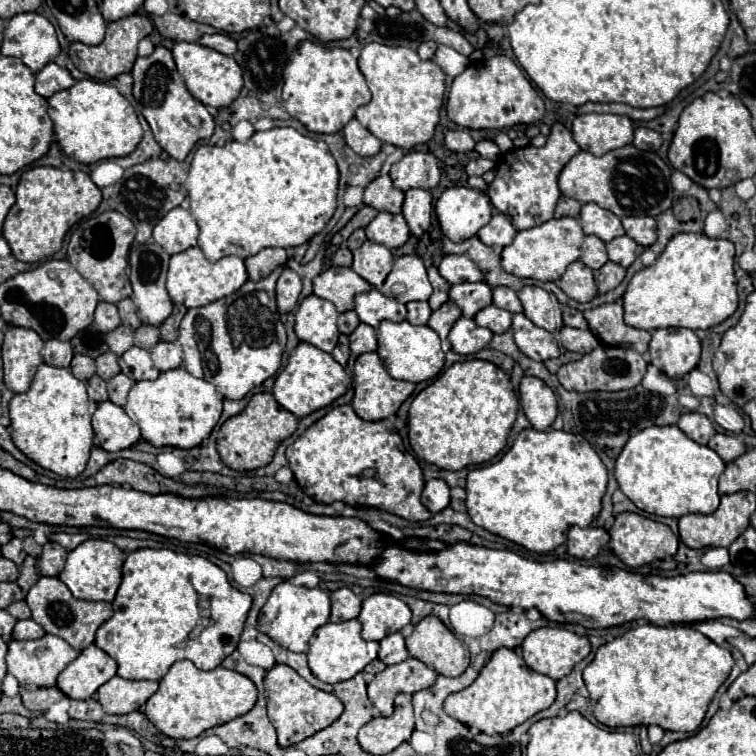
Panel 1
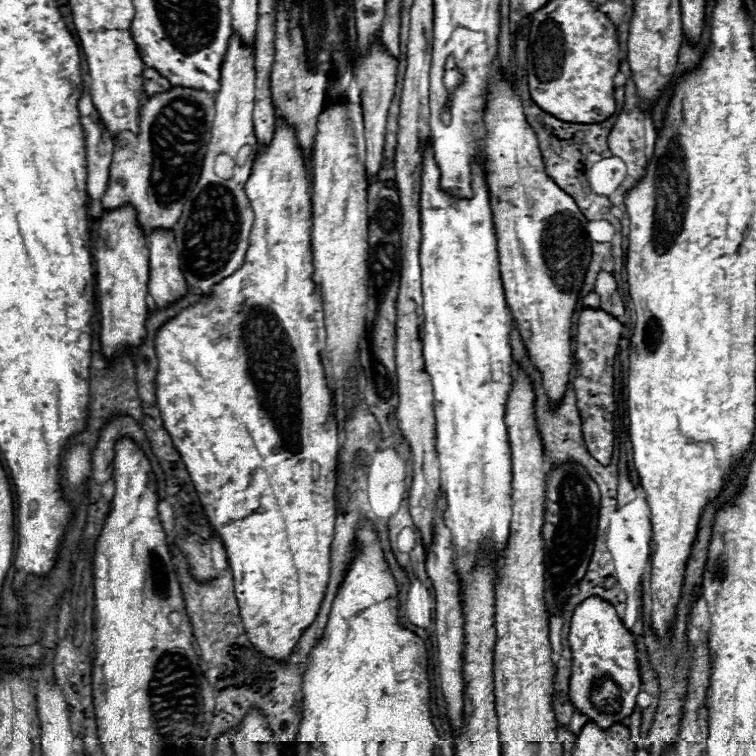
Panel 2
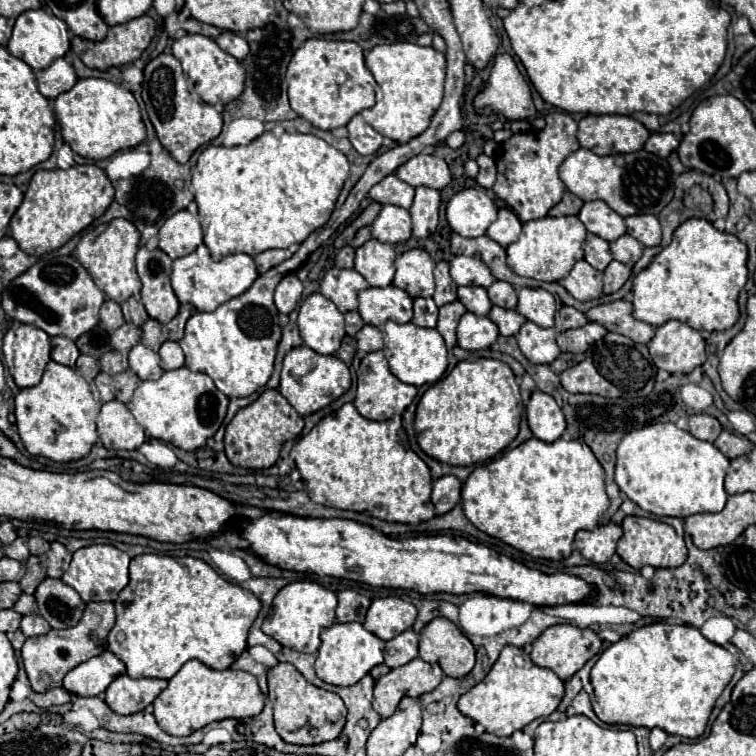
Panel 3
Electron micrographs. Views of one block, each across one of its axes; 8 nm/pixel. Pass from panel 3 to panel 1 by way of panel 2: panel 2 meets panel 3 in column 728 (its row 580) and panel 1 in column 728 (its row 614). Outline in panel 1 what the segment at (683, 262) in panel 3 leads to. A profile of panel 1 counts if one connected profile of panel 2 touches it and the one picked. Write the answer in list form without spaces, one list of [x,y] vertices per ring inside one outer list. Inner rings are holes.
[[[676,234],[652,266],[646,266],[632,276],[622,300],[624,300],[624,322],[632,328],[648,332],[670,326],[706,330],[724,322],[738,308],[732,242],[722,238],[708,238],[706,234]]]

